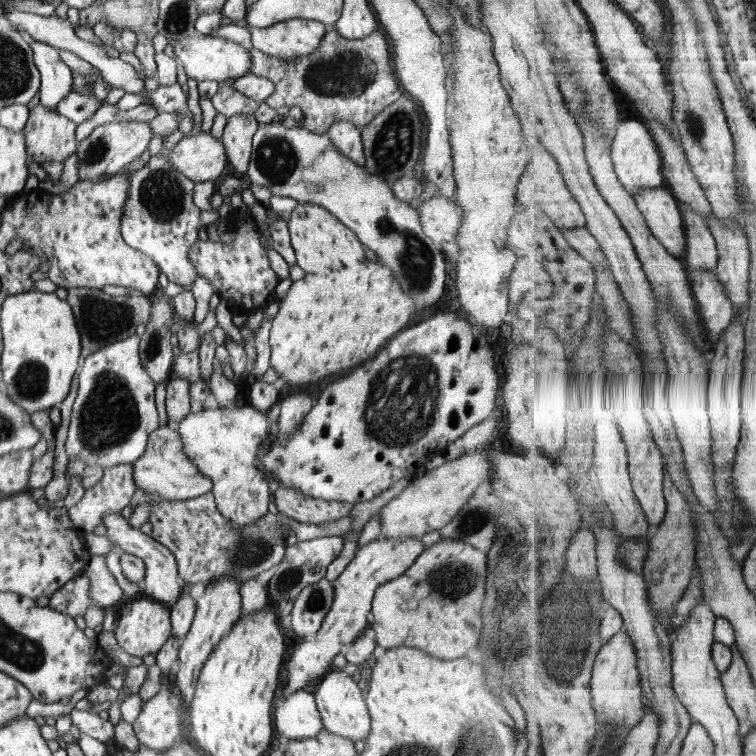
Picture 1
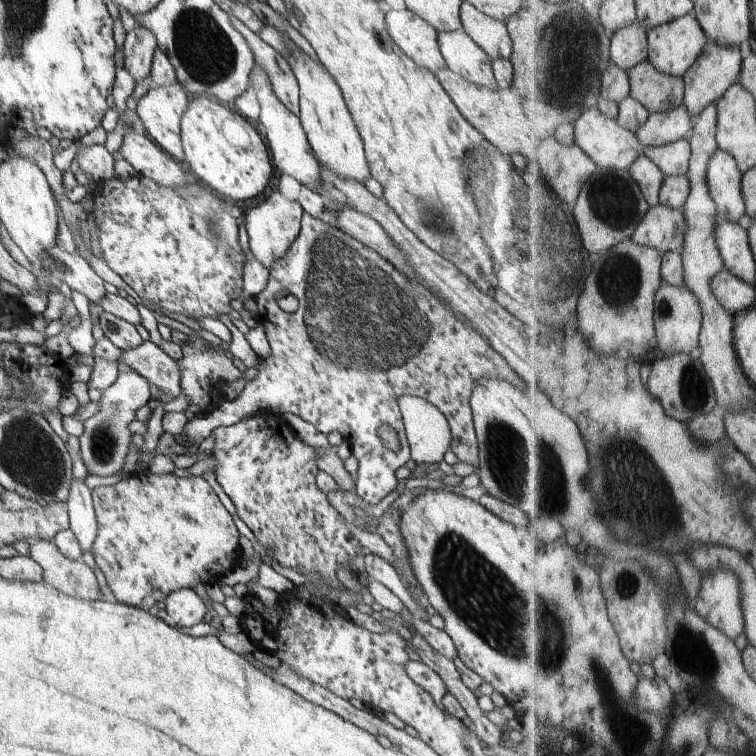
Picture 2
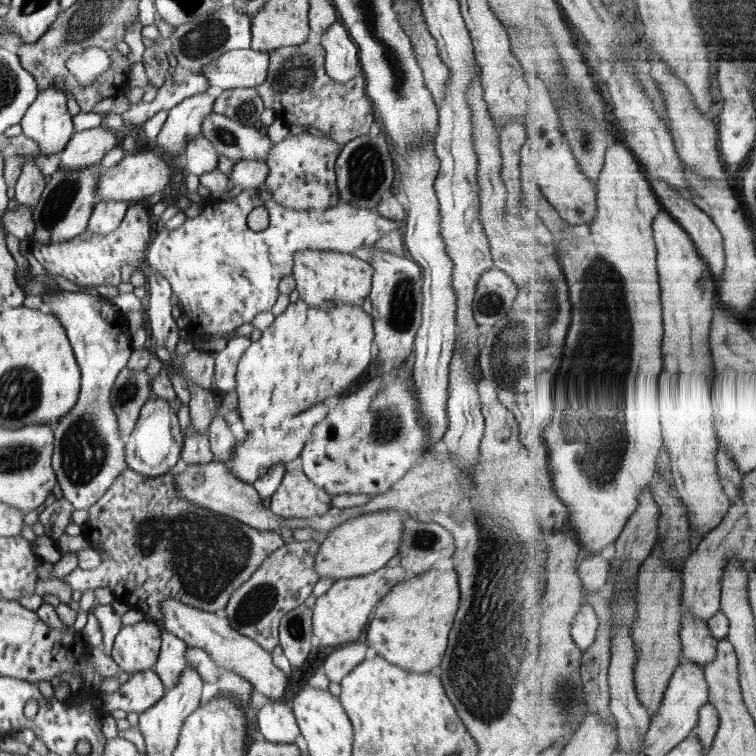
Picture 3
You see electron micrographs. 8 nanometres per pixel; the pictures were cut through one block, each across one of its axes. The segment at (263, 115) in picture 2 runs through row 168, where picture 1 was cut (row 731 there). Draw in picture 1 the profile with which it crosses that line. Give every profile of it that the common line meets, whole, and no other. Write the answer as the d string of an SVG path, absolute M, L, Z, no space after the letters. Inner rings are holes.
M305 689L283 697L276 705L275 716L278 733L291 741L314 737L323 729L315 696Z

